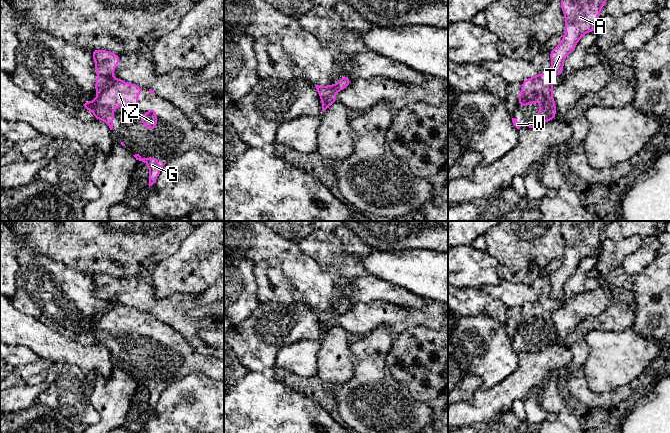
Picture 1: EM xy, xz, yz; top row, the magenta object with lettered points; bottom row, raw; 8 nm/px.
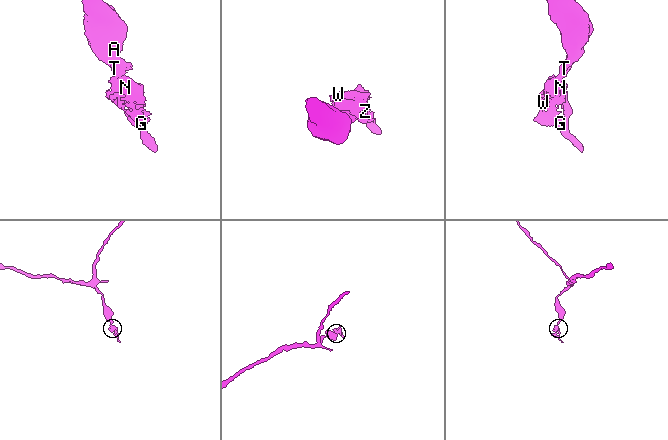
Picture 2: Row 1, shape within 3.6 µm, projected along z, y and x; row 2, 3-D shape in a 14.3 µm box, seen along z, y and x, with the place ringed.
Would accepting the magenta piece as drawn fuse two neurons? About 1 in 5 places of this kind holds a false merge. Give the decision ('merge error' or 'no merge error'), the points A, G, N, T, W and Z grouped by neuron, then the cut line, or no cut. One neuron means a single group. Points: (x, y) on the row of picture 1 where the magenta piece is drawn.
merge error | A T / G N W Z | xy (98, 74), (109, 77)

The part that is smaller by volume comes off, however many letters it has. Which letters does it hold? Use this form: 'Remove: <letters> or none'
Remove: G, N, W, Z

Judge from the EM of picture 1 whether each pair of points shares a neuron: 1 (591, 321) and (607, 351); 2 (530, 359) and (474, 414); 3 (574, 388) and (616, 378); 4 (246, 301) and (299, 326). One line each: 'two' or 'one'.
1: two
2: one
3: two
4: two

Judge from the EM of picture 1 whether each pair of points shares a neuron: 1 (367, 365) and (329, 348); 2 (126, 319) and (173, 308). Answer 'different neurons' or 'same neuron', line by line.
1: different neurons
2: different neurons

